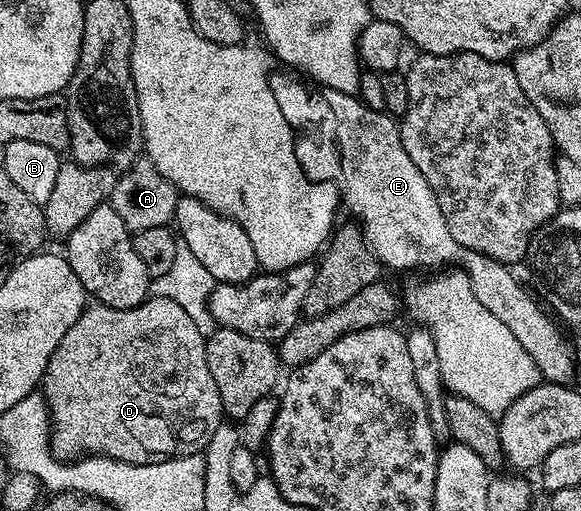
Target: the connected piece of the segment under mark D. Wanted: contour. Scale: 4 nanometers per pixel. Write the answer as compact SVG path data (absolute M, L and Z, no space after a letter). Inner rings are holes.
M148 297L133 309L113 309L101 302L84 307L69 333L61 337L61 345L53 349L41 384L51 414L51 446L56 456L104 455L133 465L149 465L203 453L217 427L225 422L221 393L217 393L209 361L205 361L206 344L205 336L193 325L193 317L169 297Z

